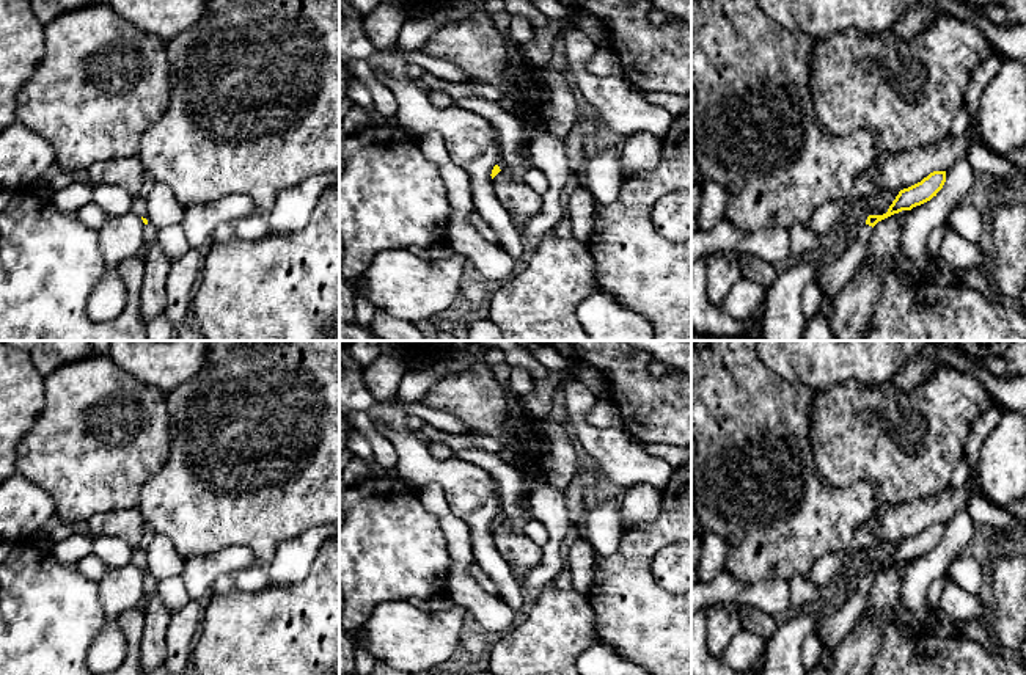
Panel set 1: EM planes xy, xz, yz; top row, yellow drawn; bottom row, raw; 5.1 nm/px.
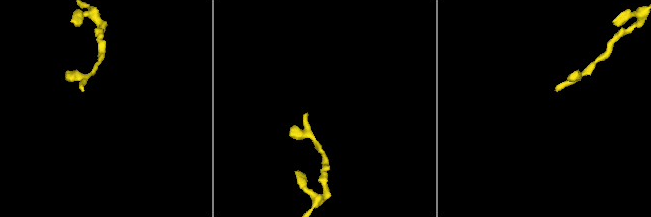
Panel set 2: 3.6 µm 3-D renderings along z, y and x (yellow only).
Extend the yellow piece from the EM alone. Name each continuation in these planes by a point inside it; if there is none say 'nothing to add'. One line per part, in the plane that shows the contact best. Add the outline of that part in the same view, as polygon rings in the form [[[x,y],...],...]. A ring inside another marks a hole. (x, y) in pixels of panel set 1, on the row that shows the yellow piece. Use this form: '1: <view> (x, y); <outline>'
1: yz (839, 269); [[[864,223],[858,237],[839,254],[831,256],[826,261],[825,268],[819,278],[819,286],[823,295],[834,298],[852,279],[855,270],[861,265],[864,259],[866,245],[870,232],[872,226]]]

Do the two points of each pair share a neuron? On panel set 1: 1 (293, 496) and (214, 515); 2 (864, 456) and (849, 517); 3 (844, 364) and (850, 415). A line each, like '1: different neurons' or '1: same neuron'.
1: same neuron
2: different neurons
3: different neurons

